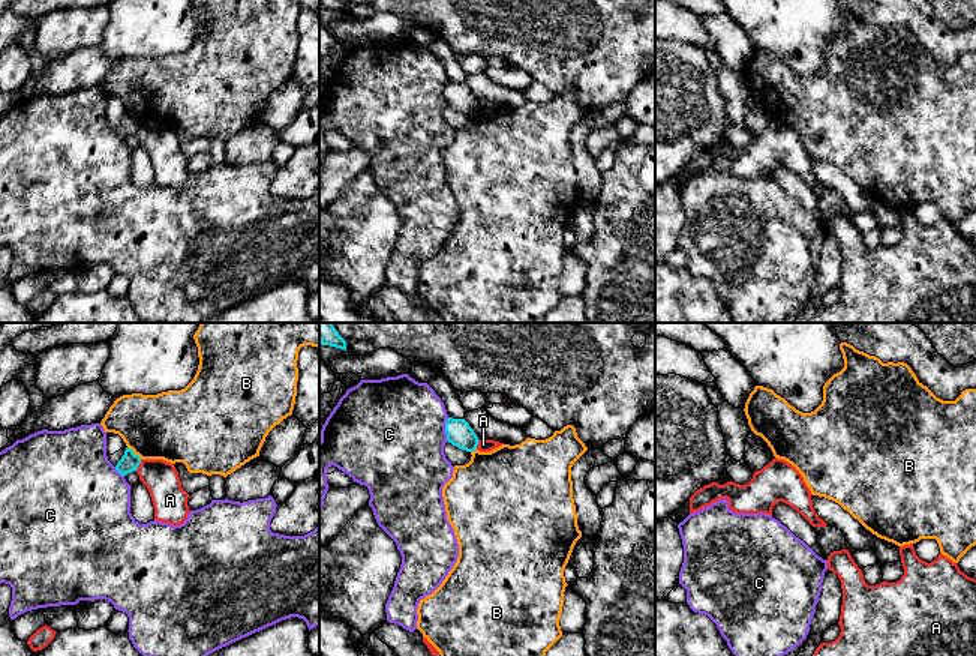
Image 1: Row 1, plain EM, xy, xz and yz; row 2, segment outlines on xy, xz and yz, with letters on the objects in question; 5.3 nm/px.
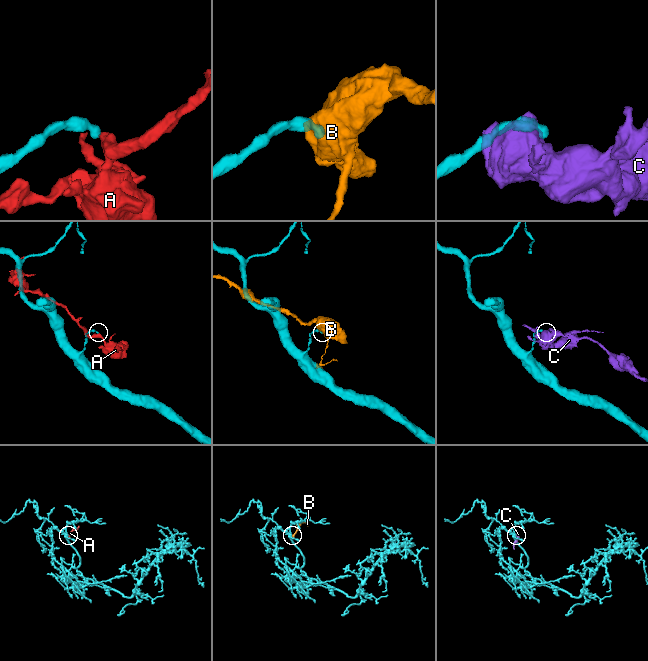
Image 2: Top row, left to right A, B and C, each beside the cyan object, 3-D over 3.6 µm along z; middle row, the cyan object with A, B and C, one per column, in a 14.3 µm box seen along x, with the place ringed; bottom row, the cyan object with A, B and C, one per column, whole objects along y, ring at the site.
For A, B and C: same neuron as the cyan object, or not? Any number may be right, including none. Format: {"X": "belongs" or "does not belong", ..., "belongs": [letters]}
{"A": "does not belong", "B": "does not belong", "C": "does not belong", "belongs": []}

